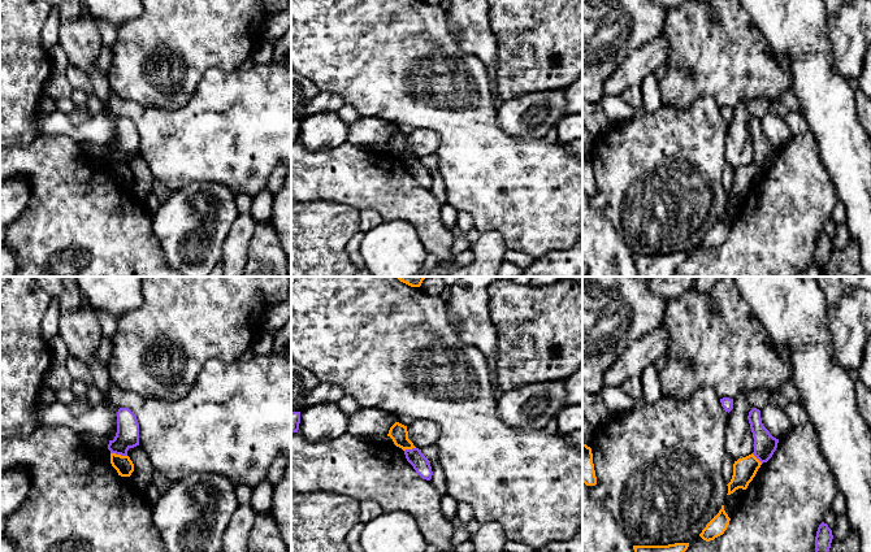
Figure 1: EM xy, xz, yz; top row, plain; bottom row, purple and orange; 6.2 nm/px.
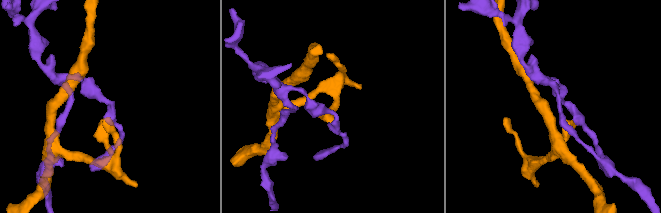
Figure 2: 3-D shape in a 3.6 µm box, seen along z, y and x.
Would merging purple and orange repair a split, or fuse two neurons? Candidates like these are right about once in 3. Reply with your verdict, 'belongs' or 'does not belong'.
does not belong

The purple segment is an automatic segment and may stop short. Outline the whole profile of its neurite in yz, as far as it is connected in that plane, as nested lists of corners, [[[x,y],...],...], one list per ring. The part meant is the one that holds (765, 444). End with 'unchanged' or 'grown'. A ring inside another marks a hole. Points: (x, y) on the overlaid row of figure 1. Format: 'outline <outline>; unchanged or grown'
outline [[[753,408],[748,416],[750,429],[754,438],[753,455],[763,464],[767,462],[777,448],[779,439],[774,438],[763,426],[760,410]]]; unchanged

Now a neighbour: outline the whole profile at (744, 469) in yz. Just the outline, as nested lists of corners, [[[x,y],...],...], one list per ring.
[[[751,453],[746,457],[738,458],[733,464],[733,475],[728,486],[728,494],[733,494],[736,490],[746,490],[749,483],[755,477],[762,462]]]

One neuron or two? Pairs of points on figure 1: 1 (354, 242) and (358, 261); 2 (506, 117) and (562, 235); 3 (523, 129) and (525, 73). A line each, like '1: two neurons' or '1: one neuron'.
1: one neuron
2: two neurons
3: two neurons

